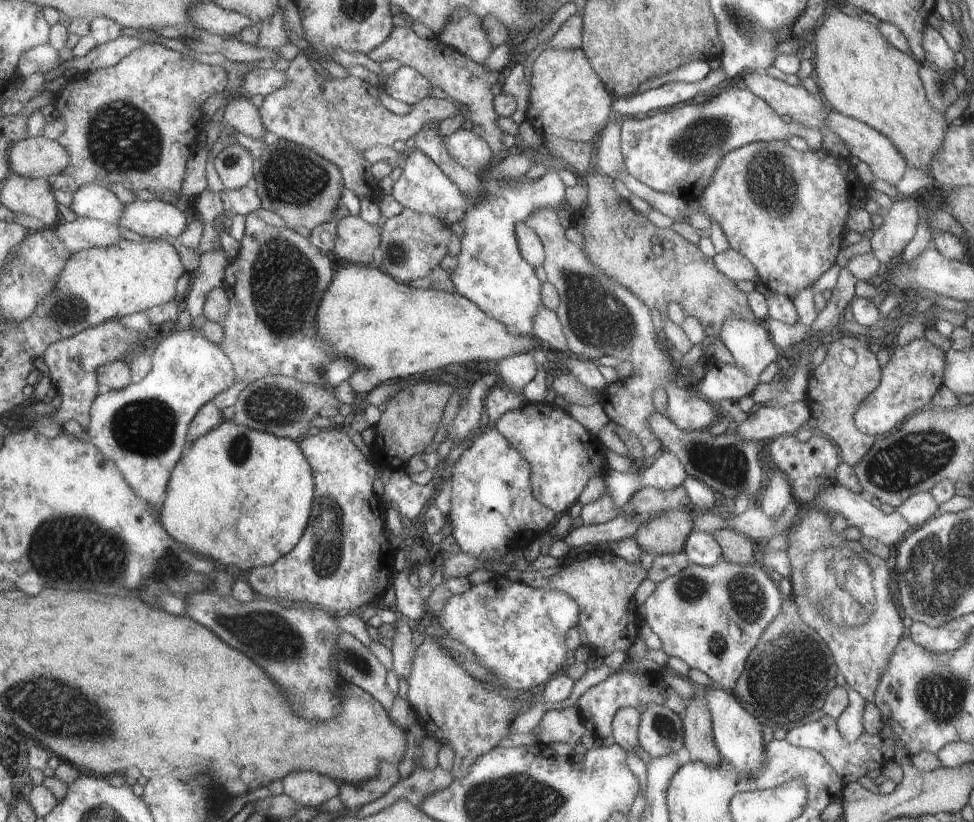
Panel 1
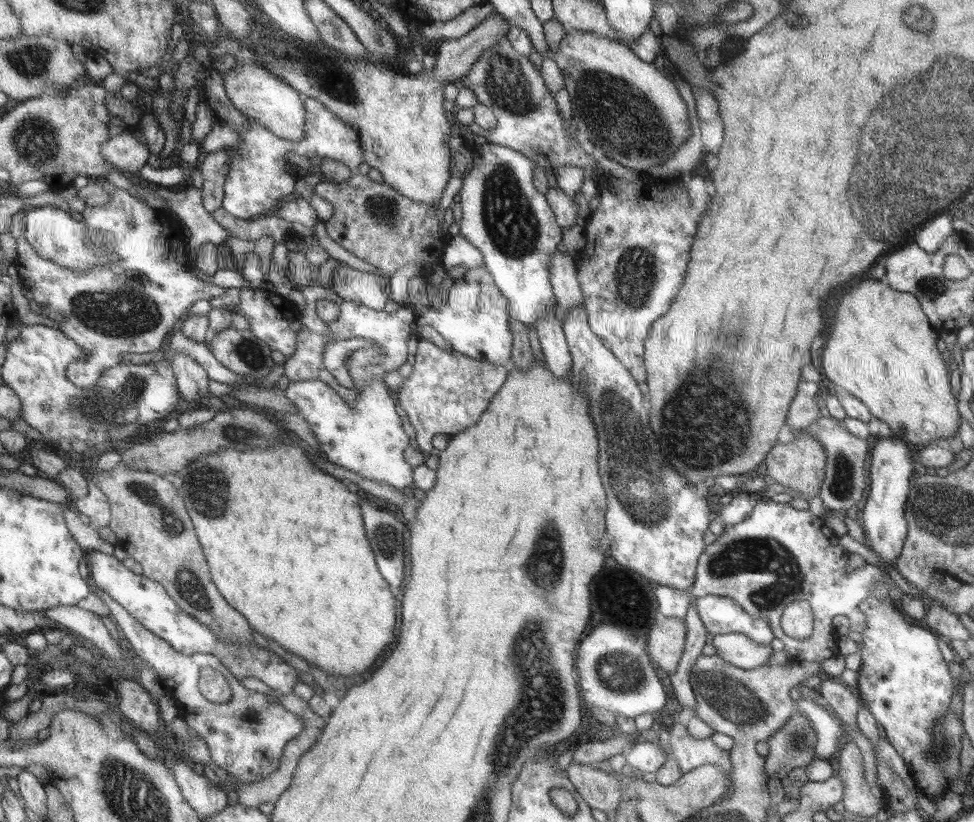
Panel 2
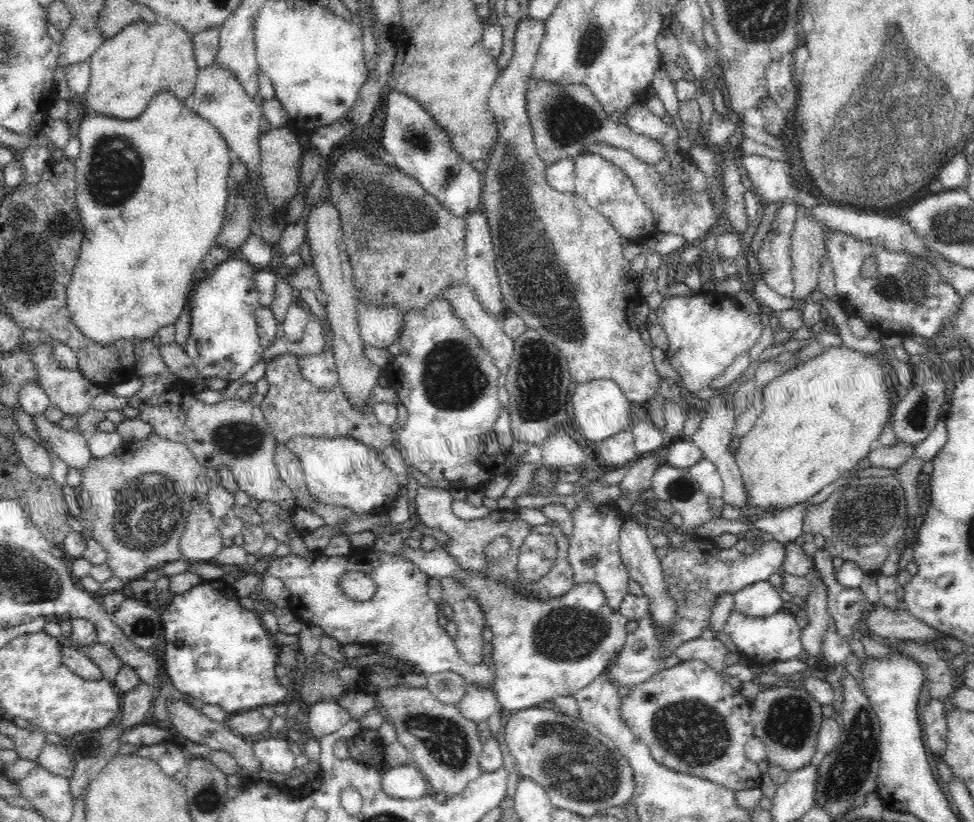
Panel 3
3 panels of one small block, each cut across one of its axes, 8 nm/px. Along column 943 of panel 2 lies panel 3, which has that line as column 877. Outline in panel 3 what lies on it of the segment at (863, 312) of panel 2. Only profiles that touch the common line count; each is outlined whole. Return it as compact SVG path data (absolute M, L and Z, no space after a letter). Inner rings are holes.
M830 346L798 368L768 382L763 390L762 413L753 428L737 439L739 446L734 454L751 508L769 507L773 513L804 503L867 457L894 410L882 359L846 346Z

